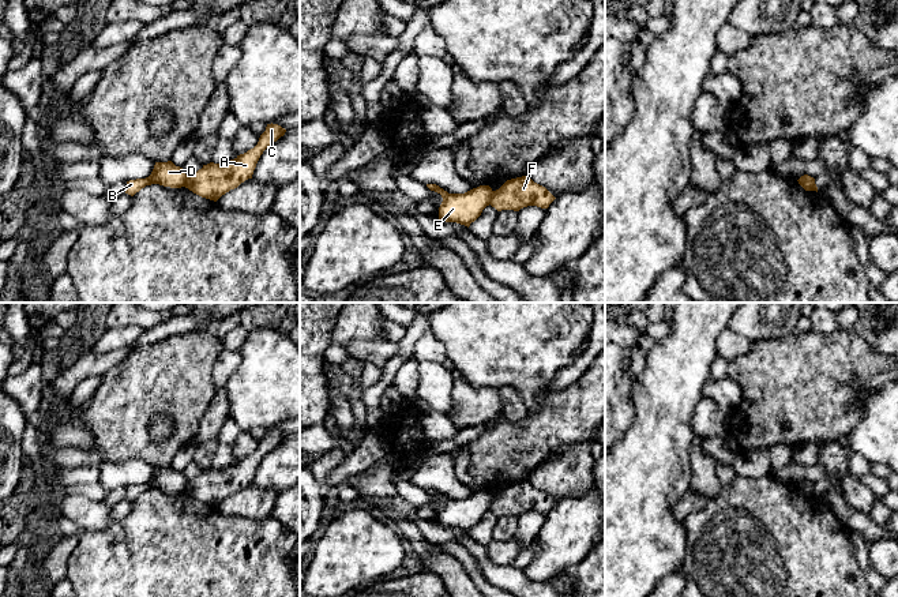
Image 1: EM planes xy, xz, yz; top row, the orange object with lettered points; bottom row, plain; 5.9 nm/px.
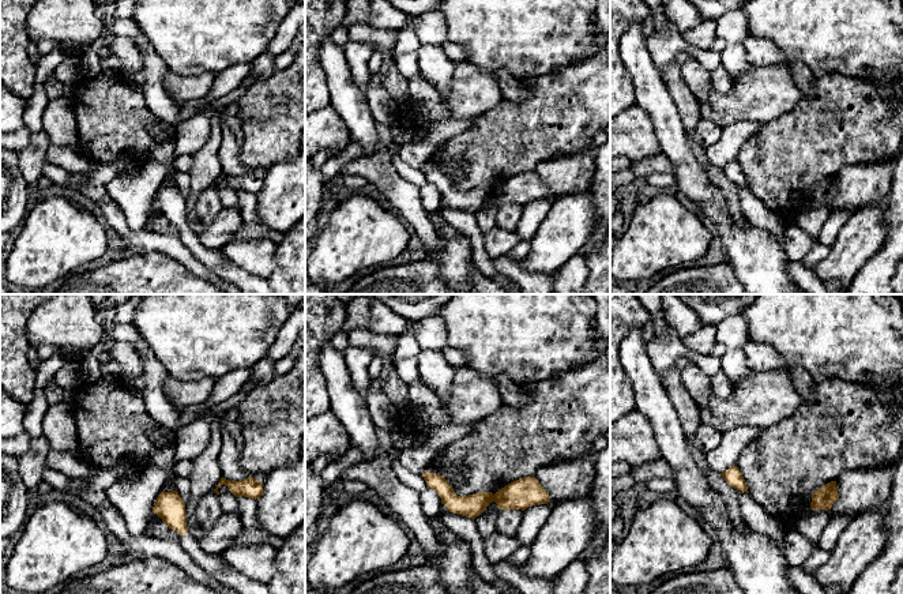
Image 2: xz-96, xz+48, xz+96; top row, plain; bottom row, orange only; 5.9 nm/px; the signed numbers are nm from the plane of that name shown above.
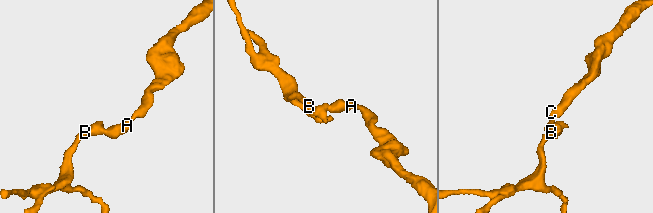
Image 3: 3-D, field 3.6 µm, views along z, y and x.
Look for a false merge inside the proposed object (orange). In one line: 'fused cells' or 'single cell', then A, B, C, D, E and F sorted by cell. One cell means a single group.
fused cells; groups A C F / B D E

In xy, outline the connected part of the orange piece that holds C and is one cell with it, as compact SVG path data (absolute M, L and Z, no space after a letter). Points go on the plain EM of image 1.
M267 429L266 436L260 440L258 450L234 465L219 470L210 468L193 480L187 481L185 493L193 499L217 507L230 495L237 493L241 488L252 484L256 469L263 457L277 447L286 438L278 429Z

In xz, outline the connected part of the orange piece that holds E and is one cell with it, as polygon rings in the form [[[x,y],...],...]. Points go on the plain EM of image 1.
[[[427,489],[427,492],[443,503],[439,512],[439,525],[456,527],[467,533],[481,521],[482,515],[489,511],[493,499],[489,491],[480,491],[465,499],[448,499],[436,489]]]

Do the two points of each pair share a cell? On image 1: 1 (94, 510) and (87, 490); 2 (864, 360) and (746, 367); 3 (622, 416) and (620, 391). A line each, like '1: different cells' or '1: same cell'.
1: different cells
2: same cell
3: same cell

